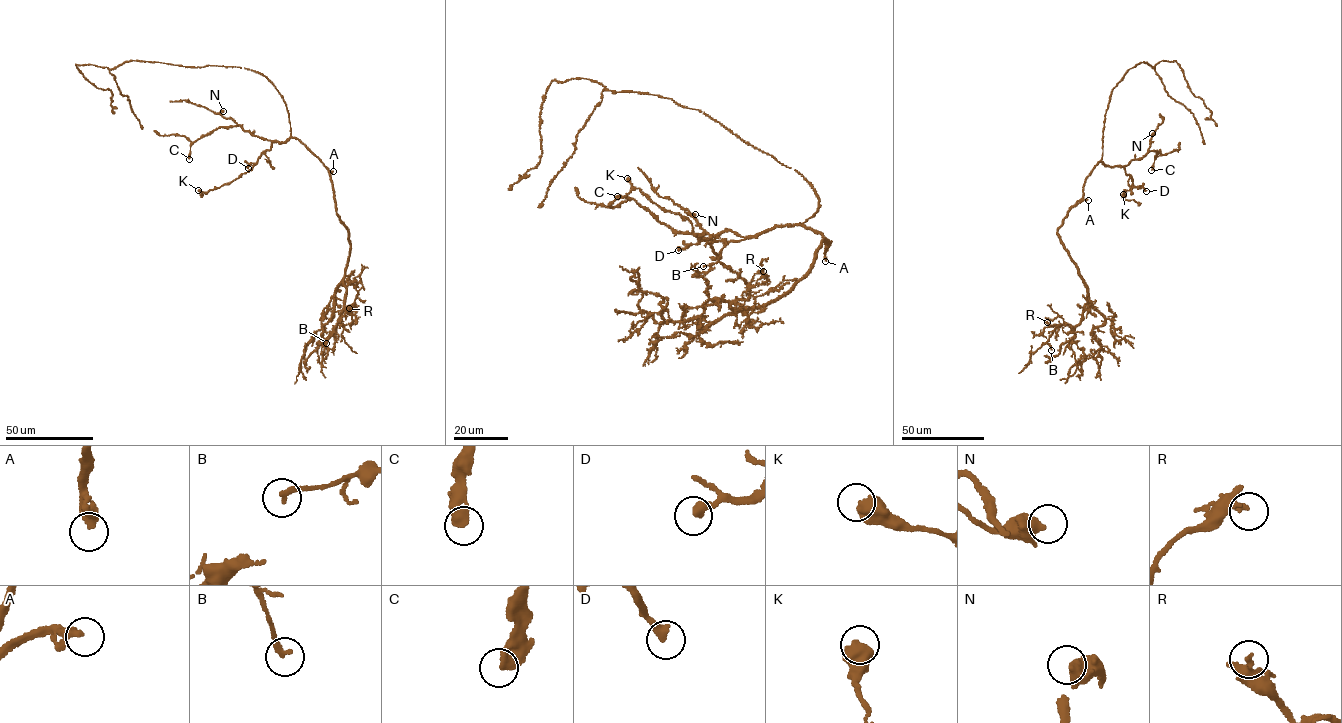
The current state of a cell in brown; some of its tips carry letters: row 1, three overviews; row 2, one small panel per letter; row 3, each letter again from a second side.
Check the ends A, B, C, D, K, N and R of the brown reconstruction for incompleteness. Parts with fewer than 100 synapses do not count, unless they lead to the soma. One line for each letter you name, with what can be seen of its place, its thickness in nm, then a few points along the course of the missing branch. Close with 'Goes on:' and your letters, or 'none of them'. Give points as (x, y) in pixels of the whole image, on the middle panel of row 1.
A: place (825, 261); calibre 360 nm
Goes on: A

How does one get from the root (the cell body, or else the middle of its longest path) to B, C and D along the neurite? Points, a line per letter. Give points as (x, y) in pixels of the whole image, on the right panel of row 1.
B: (1103, 144), (1083, 197), (1058, 230), (1087, 303), (1080, 323), (1053, 331), (1051, 350)
C: (1103, 144), (1101, 161), (1111, 167), (1125, 166), (1149, 151), (1160, 150), (1151, 170)
D: (1103, 144), (1102, 162), (1111, 167), (1122, 166), (1131, 177), (1133, 186), (1140, 186), (1146, 191)

